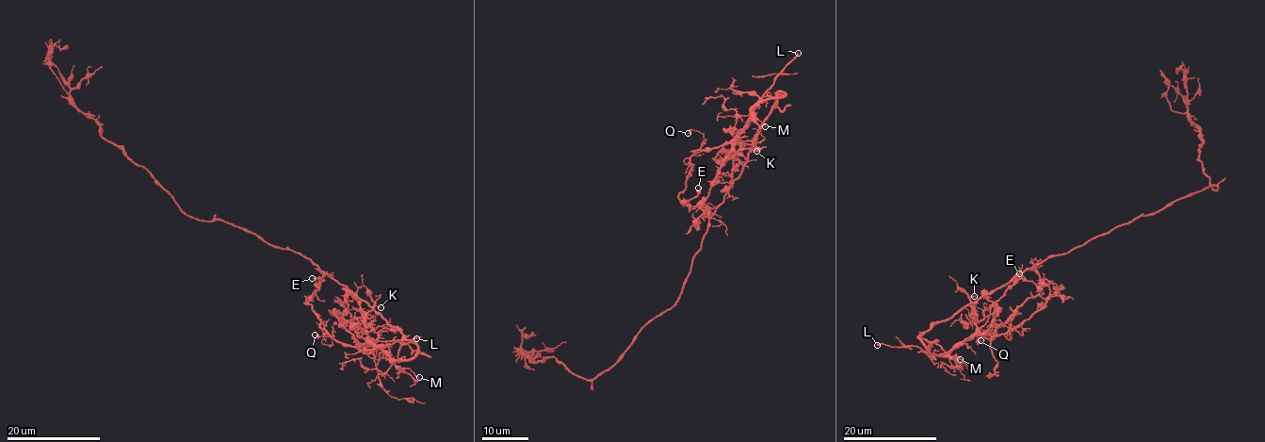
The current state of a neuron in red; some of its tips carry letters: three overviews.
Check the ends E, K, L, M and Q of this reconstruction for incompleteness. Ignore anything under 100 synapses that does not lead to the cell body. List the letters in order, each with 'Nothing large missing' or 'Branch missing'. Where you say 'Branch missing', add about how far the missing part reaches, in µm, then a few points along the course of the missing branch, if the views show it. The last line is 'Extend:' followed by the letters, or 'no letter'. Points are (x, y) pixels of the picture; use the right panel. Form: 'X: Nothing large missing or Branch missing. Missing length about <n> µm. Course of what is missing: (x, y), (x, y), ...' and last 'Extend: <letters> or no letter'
E: Nothing large missing
K: Nothing large missing
L: Branch missing. Missing length about 20 µm. Course of what is missing: (877, 345), (867, 347), (862, 364), (864, 379), (851, 384)
M: Nothing large missing
Q: Nothing large missing
Extend: L

